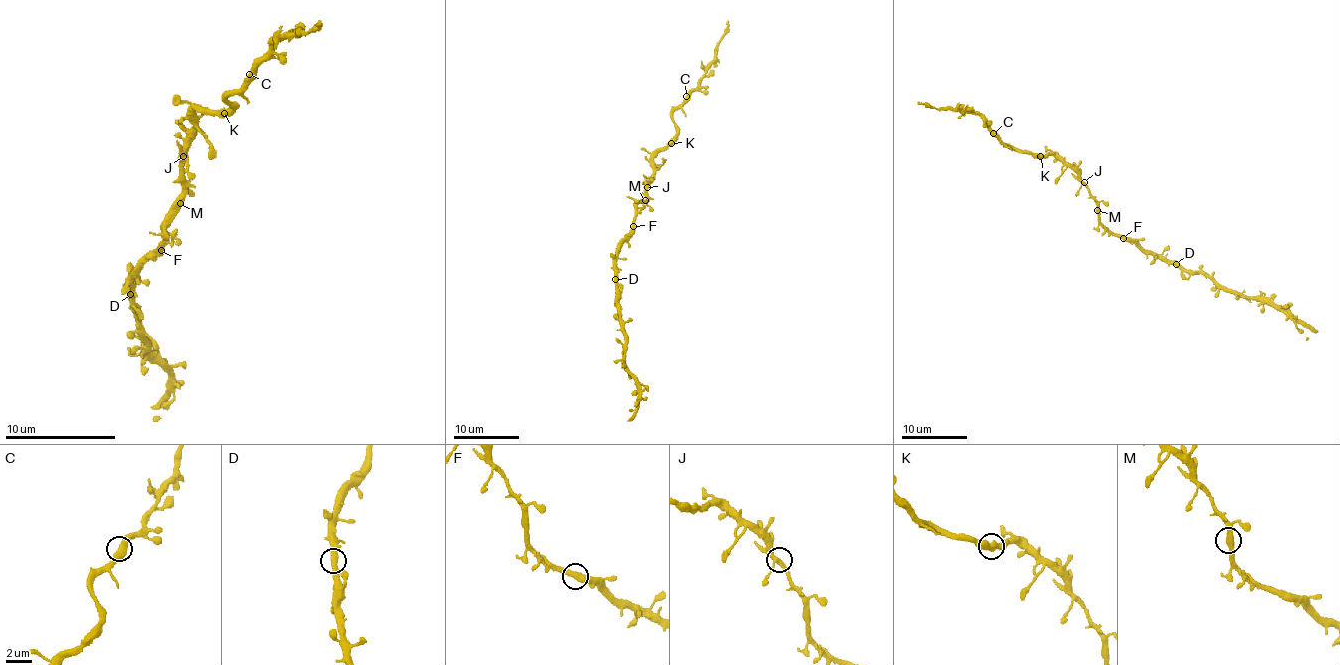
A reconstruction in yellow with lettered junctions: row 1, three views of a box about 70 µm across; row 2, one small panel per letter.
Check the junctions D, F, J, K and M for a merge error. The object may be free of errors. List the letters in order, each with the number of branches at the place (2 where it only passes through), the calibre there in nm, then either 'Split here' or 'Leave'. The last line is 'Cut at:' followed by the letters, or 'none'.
D: Branches: 2. Thickness 480 nm. Leave
F: Branches: 2. Thickness 460 nm. Leave
J: Branches: 3. Thickness 400 nm. Leave
K: Branches: 2. Thickness 480 nm. Leave
M: Branches: 2. Thickness 500 nm. Leave
Cut at: none

